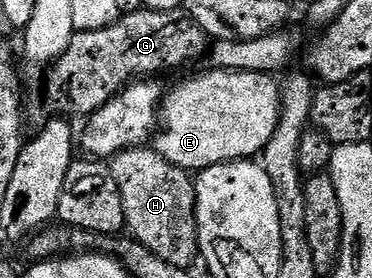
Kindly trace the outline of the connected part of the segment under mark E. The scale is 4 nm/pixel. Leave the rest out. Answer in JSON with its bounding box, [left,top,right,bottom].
[156,68,282,172]

